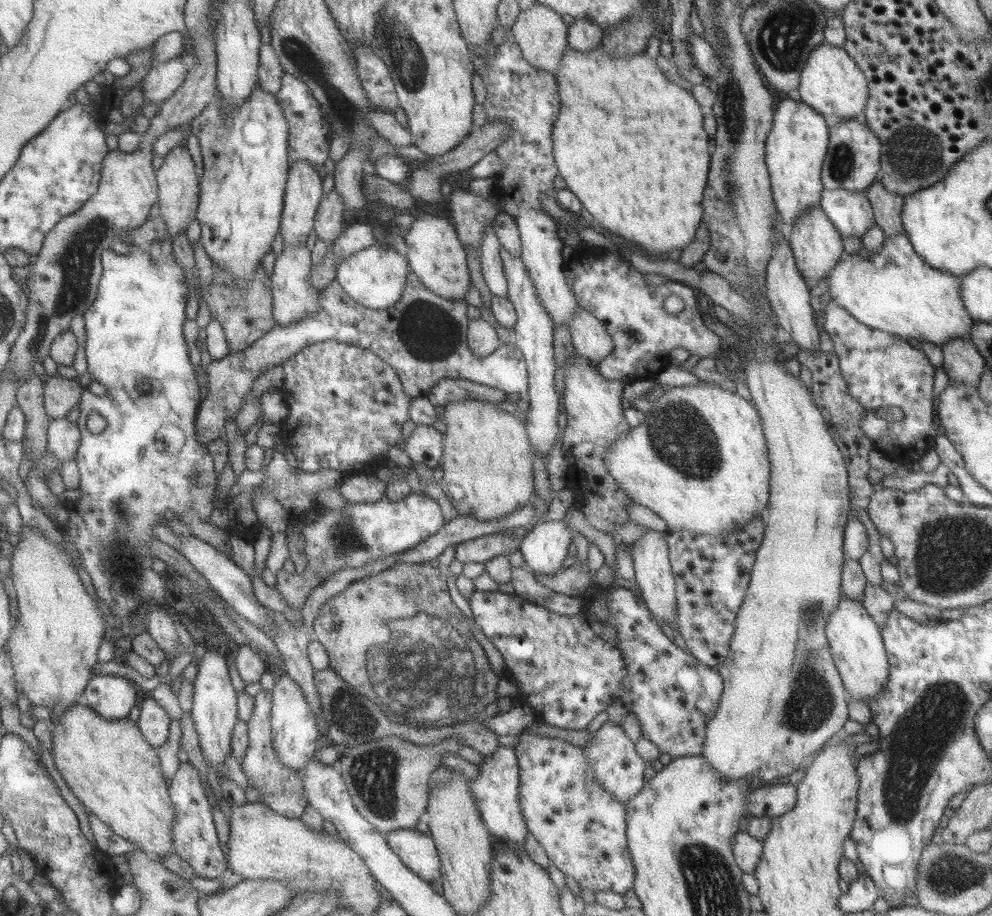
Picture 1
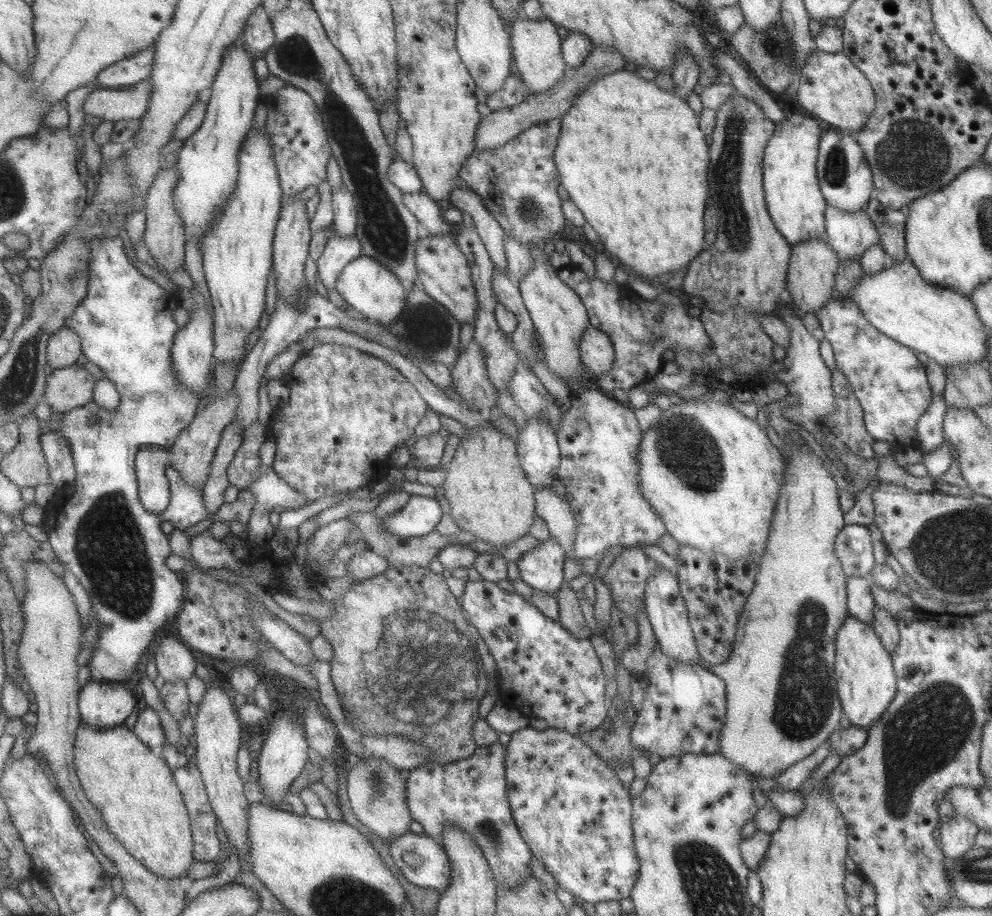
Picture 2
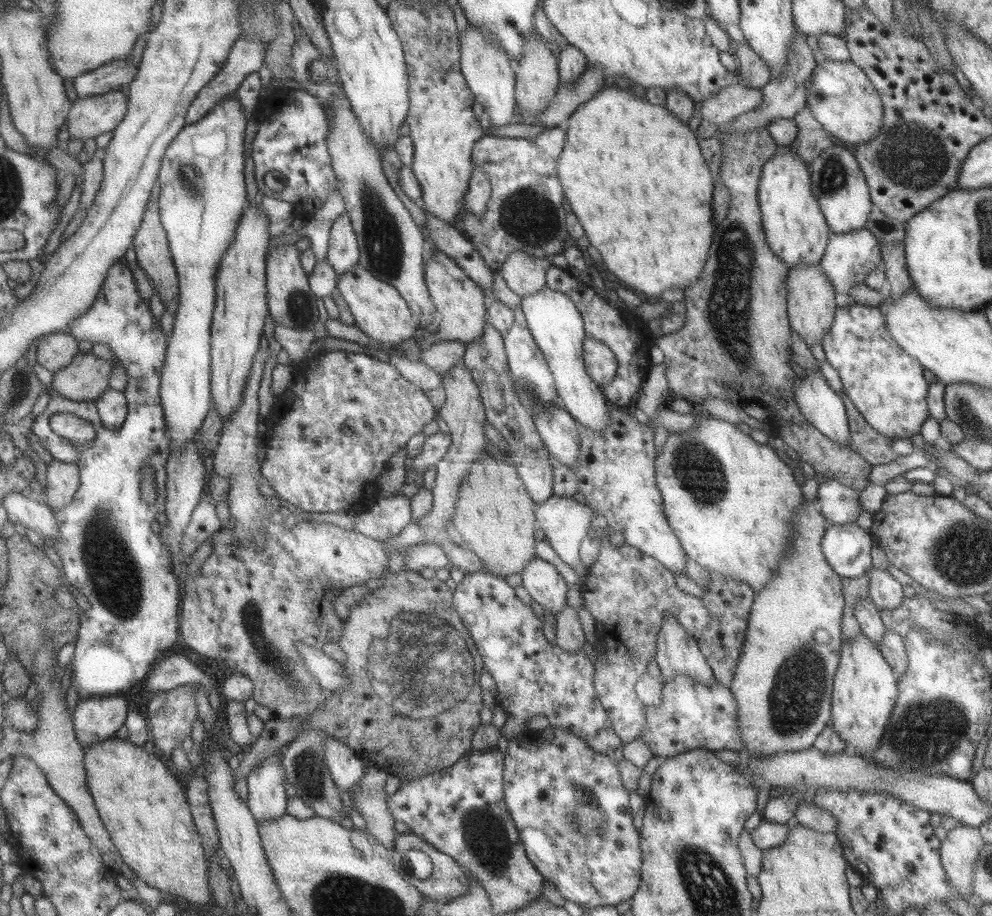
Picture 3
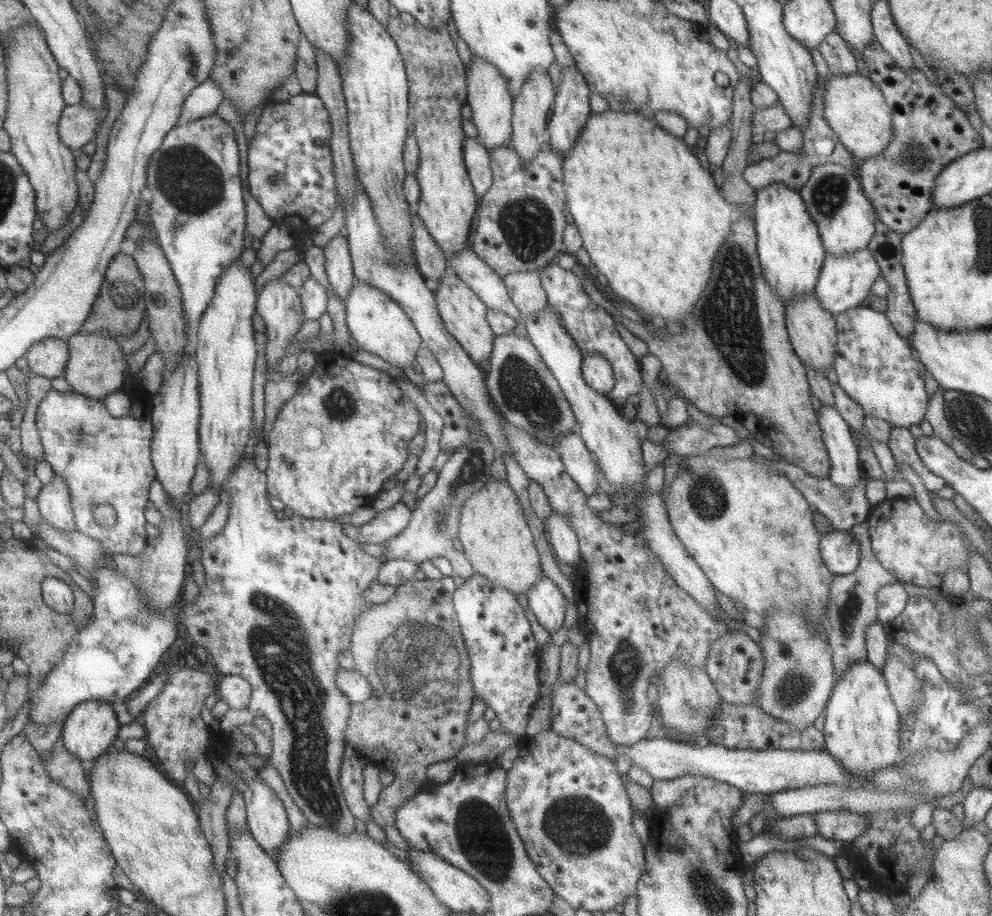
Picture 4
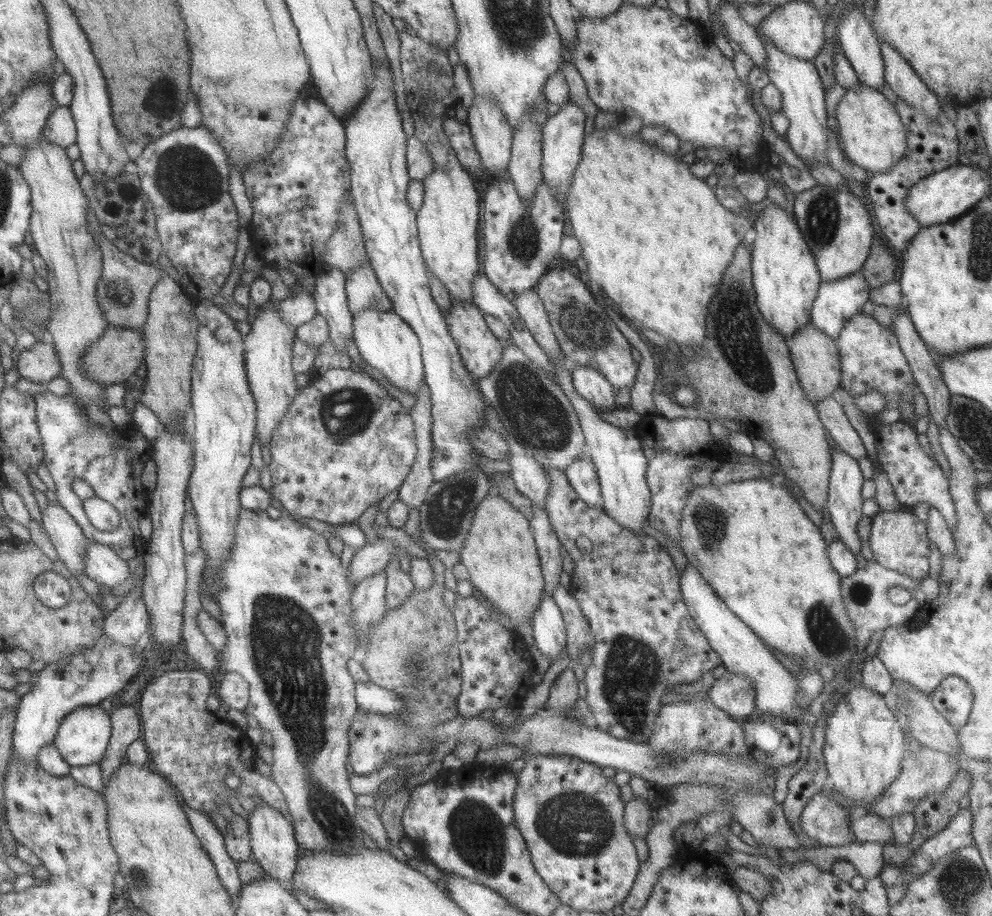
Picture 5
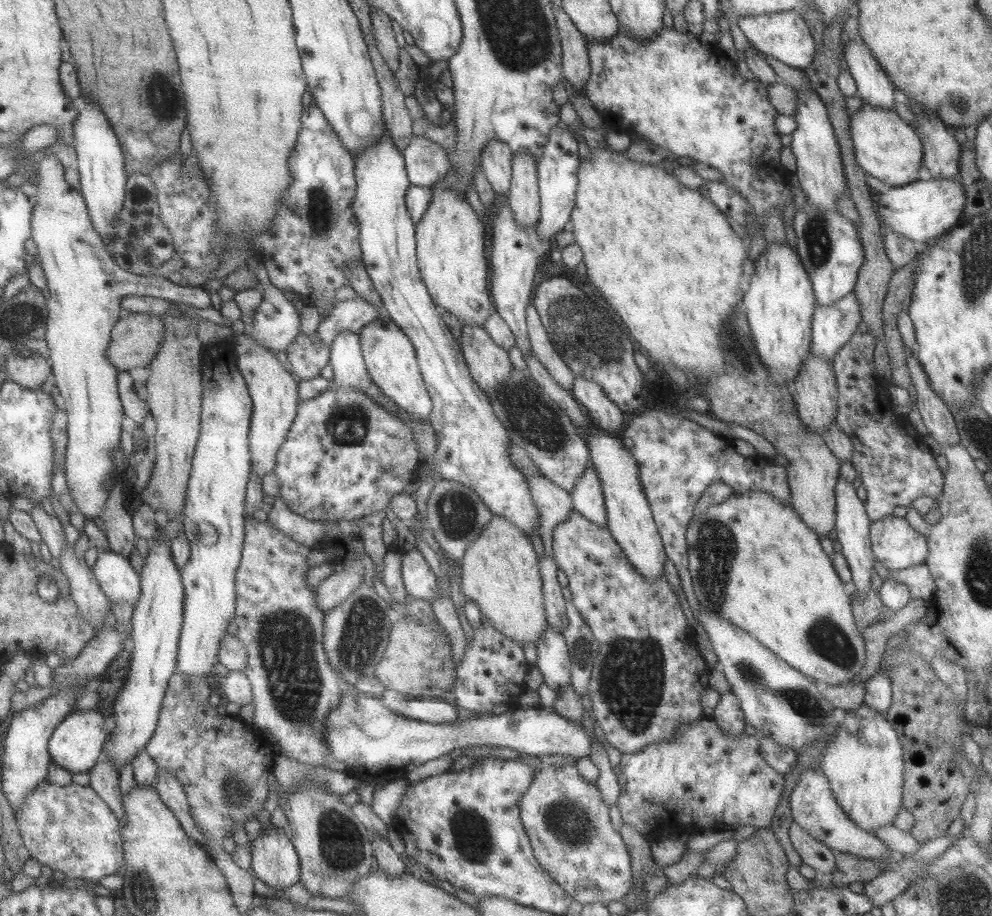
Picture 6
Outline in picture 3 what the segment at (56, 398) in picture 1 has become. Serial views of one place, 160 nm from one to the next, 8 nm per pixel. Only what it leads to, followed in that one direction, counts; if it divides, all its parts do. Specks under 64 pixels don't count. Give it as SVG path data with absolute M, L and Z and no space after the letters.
M91 350L79 351L71 365L54 375L49 388L69 400L96 402L110 390L111 372L116 366L114 359L99 358Z

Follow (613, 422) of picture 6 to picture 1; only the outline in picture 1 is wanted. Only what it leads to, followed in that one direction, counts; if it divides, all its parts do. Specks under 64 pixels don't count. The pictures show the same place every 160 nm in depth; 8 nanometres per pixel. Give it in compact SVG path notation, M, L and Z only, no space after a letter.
M578 306L568 322L574 352L589 362L596 363L605 358L612 349L612 338L603 325L584 308Z

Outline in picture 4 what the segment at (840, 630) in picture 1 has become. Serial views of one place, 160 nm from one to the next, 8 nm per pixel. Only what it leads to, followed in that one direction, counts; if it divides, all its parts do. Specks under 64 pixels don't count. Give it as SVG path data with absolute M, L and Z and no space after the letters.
M866 659L858 660L846 670L843 676L837 676L834 687L825 708L822 735L826 750L852 776L871 778L878 770L898 763L900 747L901 718L895 710L884 676L872 667Z

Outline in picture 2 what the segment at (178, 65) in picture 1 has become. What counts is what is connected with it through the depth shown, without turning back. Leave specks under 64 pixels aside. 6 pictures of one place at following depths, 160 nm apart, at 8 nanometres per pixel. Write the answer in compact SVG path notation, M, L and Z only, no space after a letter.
M144 80L128 88L96 89L85 100L85 114L93 114L100 121L119 122L119 120L140 119L149 108L152 84Z

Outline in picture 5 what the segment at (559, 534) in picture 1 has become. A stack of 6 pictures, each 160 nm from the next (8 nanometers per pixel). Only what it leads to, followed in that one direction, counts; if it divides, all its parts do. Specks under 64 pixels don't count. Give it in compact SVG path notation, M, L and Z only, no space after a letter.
M542 593L538 607L530 619L532 637L537 650L551 663L560 657L566 646L565 623L555 601Z

